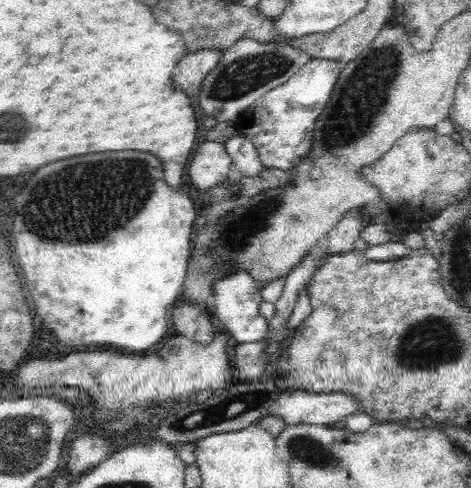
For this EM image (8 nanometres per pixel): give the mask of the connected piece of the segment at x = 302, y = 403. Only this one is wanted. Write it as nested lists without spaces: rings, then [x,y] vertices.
[[[286,391],[286,394],[279,396],[269,408],[269,414],[281,416],[287,425],[290,424],[311,424],[332,425],[334,422],[346,421],[353,414],[363,411],[363,403],[357,402],[355,396],[340,392],[312,393],[306,391]]]

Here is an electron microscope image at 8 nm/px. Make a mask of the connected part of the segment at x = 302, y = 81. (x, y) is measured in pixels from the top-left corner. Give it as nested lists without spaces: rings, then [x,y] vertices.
[[[310,59],[284,84],[265,92],[242,112],[236,128],[253,142],[264,169],[290,171],[306,158],[312,148],[314,120],[324,110],[344,66],[340,60]]]

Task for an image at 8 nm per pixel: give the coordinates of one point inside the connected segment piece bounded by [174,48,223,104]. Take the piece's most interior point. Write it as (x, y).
(188, 75)

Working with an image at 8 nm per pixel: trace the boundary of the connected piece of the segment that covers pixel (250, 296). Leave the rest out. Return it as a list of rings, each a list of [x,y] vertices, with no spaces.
[[[232,266],[228,274],[214,282],[214,301],[216,316],[220,319],[222,328],[228,332],[234,345],[258,342],[267,333],[268,321],[260,313],[260,304],[264,302],[257,280],[243,267]]]

